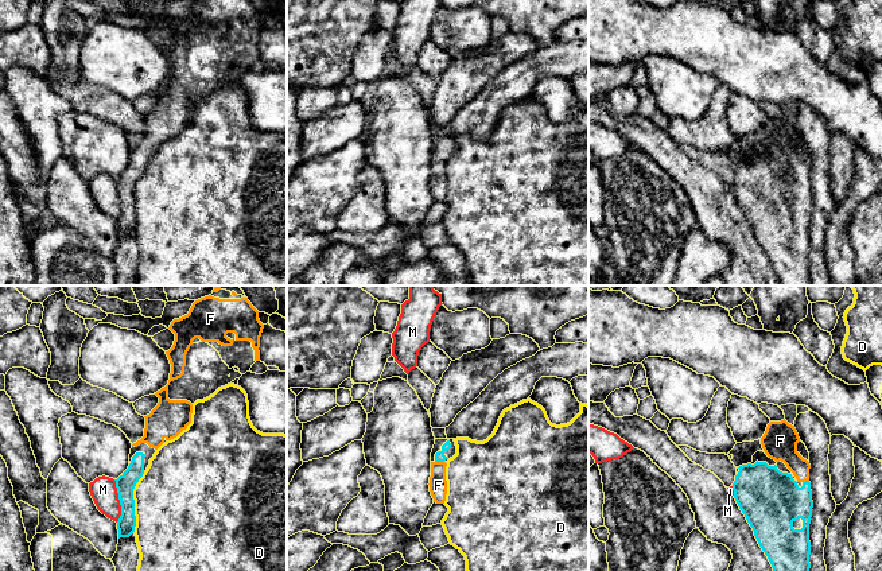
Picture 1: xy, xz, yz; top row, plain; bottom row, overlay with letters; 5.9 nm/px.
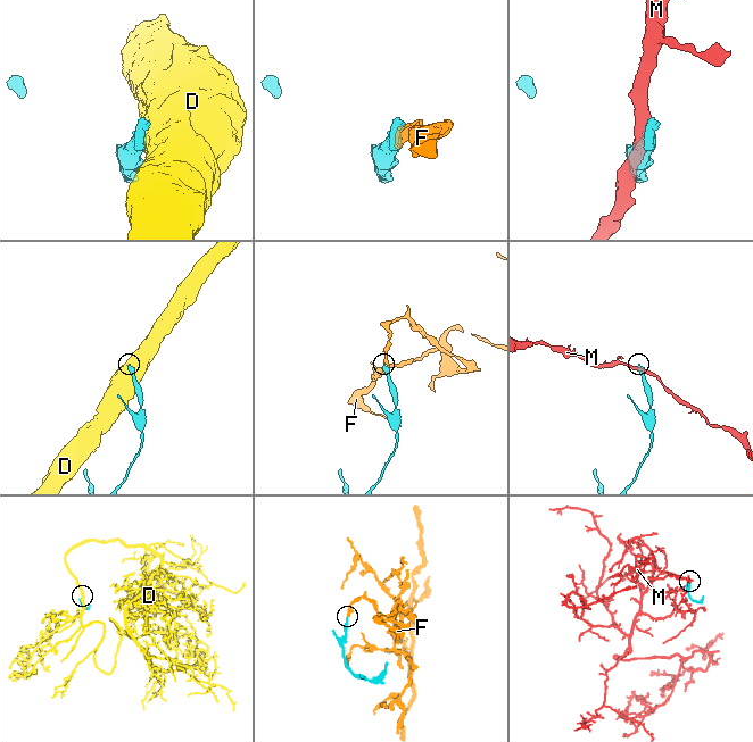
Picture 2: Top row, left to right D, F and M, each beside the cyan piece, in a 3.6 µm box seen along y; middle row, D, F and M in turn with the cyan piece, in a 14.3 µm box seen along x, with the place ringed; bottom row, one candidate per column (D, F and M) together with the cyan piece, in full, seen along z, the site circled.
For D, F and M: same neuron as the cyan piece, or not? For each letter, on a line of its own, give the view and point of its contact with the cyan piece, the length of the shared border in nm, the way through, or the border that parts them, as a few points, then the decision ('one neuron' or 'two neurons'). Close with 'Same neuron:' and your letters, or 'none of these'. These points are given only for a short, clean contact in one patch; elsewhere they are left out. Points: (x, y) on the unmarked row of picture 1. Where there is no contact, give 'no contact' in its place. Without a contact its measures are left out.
D: xy (133, 199) | 360 nm | two neurons
F: xz (439, 159) | 60 nm | one neuron
M: xy (120, 199) | 260 nm | two neurons
Same neuron: F

